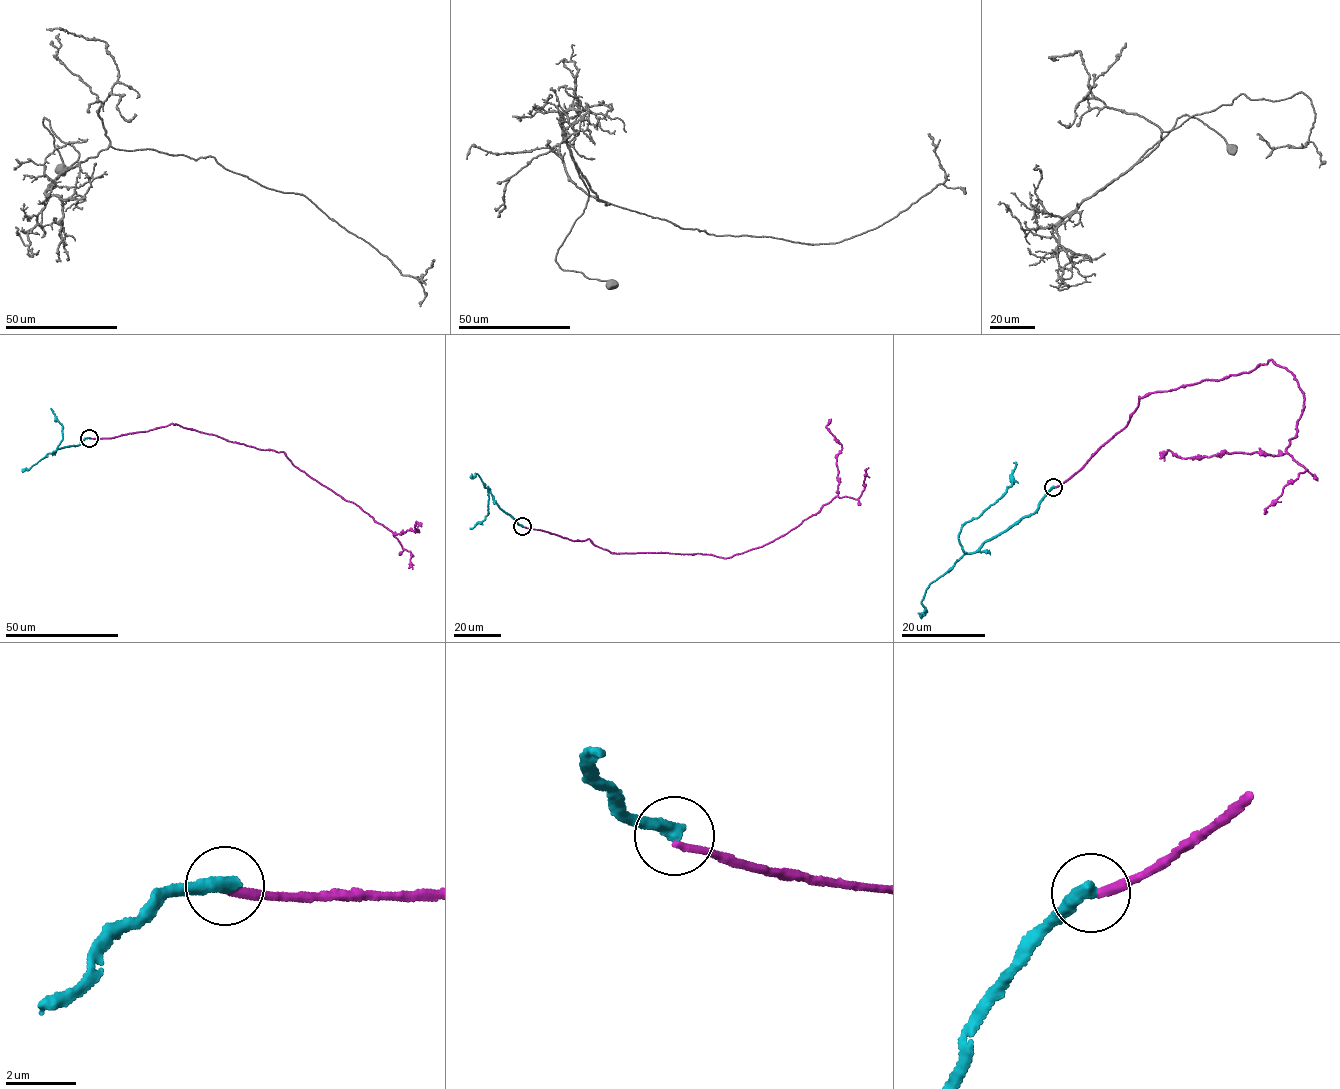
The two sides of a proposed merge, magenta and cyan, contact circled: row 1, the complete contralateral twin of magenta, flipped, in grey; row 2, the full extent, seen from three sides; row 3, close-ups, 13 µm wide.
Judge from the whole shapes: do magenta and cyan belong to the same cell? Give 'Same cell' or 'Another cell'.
Another cell

